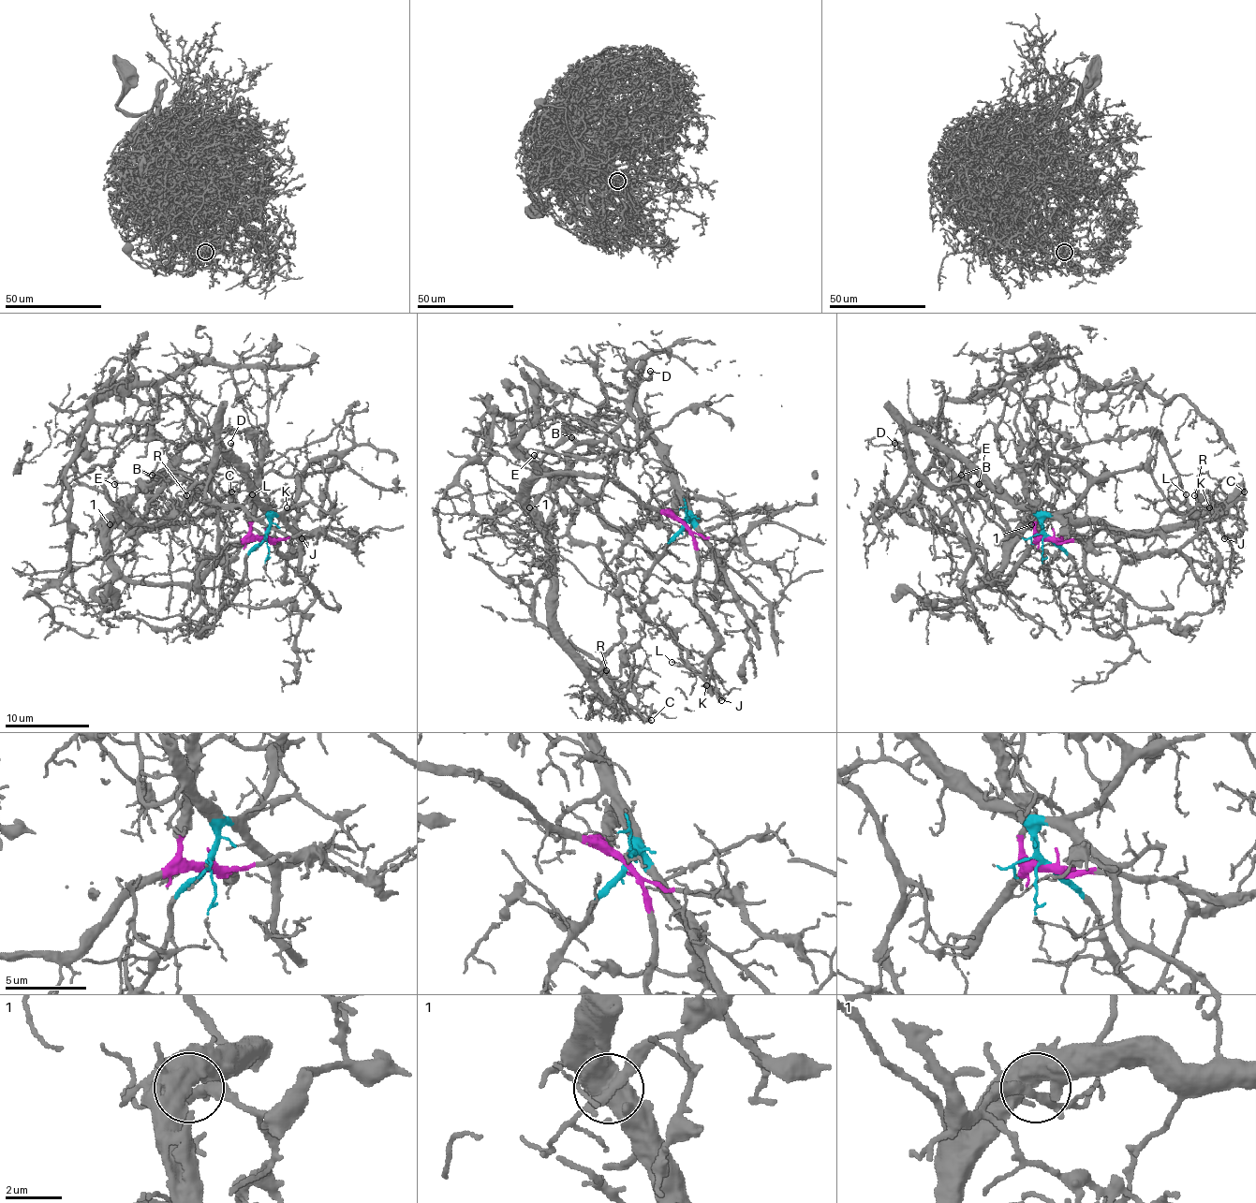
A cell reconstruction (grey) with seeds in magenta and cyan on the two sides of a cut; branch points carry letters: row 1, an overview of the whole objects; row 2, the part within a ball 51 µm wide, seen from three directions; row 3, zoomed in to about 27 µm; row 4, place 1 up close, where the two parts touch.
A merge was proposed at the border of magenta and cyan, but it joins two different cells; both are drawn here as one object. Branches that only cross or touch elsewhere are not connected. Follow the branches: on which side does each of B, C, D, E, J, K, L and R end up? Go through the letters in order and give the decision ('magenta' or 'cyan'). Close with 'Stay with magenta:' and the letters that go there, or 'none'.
B: cyan
C: magenta
D: cyan
E: cyan
J: magenta
K: magenta
L: magenta
R: magenta
Stay with magenta: C, J, K, L, R

